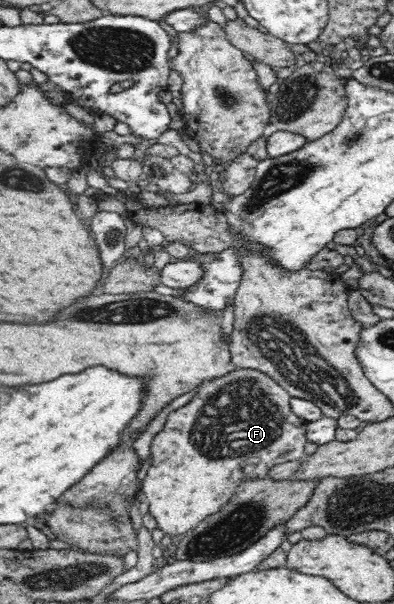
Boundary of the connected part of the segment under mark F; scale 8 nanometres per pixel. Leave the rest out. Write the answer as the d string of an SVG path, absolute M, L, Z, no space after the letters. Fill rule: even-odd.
M239 368L209 380L191 402L171 410L161 430L151 438L151 462L140 482L145 510L155 517L158 528L177 539L207 516L219 512L241 482L263 479L273 466L300 460L306 454L309 422L291 413L290 400L288 392L267 373Z

